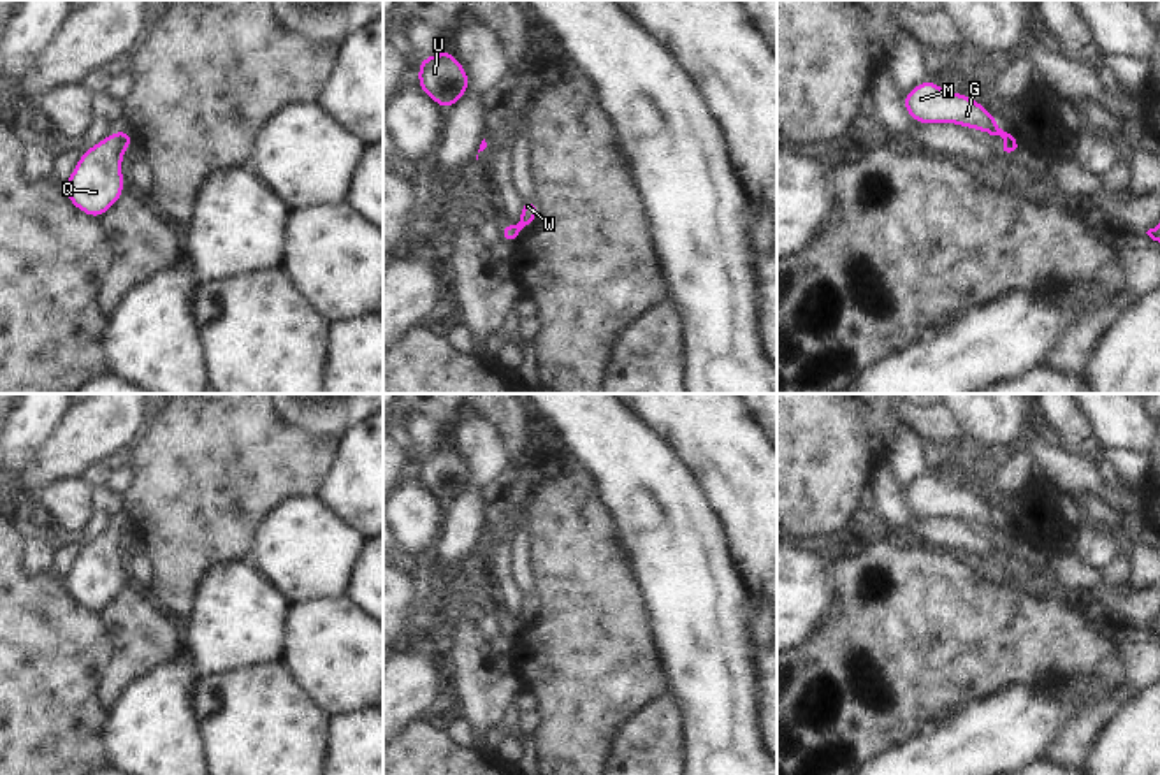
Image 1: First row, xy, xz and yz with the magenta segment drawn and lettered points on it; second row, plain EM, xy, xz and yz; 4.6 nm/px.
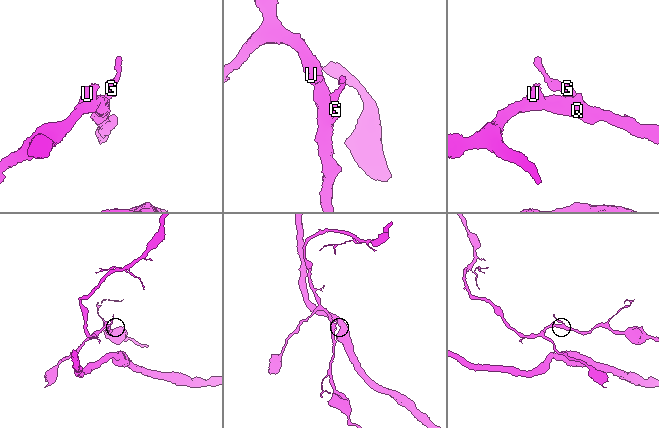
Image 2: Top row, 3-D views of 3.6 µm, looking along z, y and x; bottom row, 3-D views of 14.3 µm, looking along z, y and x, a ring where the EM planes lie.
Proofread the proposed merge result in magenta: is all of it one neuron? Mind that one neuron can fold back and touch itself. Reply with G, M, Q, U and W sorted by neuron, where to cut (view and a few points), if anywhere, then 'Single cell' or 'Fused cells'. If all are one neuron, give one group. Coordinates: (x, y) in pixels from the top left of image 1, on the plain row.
Groups: G M W / Q U. Split along yz (1006, 526), (1002, 531). Fused cells.

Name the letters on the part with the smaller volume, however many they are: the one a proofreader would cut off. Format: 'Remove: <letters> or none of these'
Remove: G, M, W

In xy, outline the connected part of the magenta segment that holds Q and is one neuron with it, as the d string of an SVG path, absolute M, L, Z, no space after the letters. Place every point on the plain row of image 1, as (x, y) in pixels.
M116 524L86 541L70 571L62 578L74 601L100 612L125 589L121 554L128 538L125 525Z

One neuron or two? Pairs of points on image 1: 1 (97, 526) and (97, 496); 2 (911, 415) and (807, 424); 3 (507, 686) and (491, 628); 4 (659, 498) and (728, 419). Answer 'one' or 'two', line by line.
1: one
2: two
3: two
4: two

